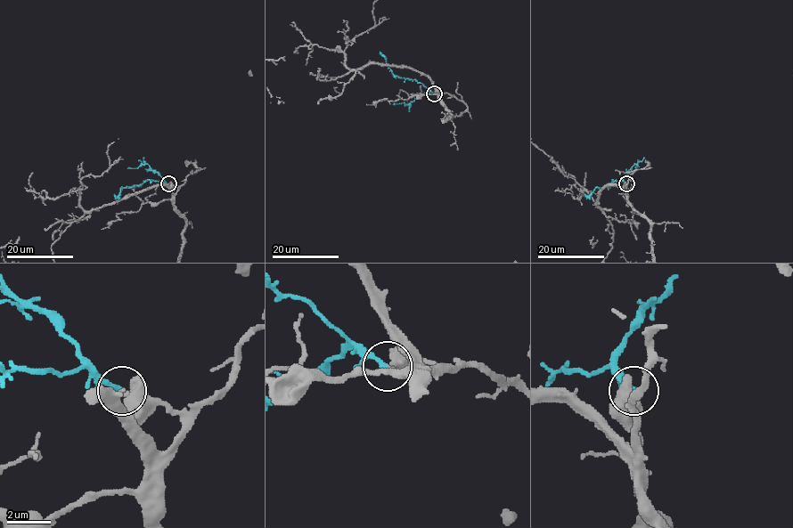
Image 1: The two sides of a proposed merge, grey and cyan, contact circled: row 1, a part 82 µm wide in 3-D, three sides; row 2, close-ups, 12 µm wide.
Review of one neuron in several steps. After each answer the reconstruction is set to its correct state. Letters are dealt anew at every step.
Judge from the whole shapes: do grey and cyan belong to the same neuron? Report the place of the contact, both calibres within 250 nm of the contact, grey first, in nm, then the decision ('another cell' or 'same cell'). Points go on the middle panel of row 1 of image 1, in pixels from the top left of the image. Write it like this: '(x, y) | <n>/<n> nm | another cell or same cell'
(434, 93) | 400/200 nm | same cell

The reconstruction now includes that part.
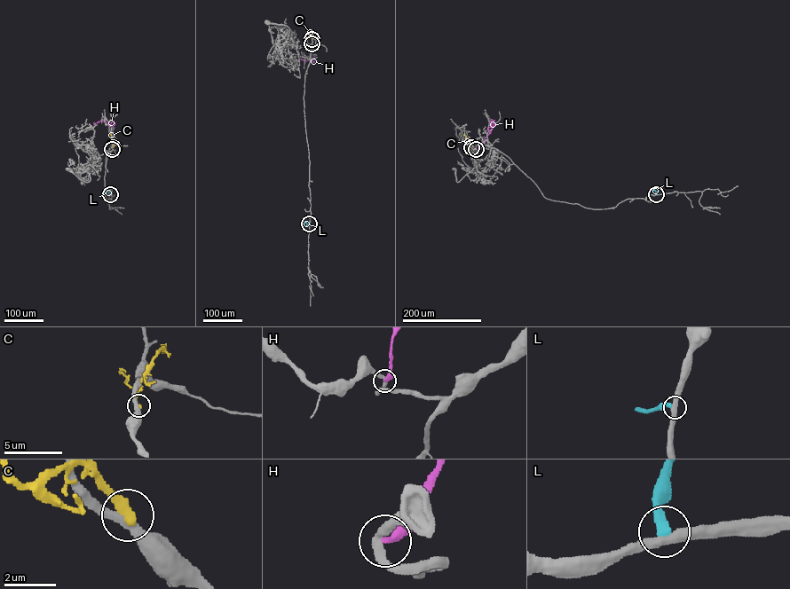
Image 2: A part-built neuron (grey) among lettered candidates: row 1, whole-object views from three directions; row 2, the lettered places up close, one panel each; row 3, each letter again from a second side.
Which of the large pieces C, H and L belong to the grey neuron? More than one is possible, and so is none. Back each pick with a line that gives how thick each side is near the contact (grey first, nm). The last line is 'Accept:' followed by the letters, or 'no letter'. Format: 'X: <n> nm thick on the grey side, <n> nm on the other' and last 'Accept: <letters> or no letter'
Accept: no letter

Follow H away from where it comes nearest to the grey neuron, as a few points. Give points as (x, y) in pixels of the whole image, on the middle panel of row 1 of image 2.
H: (312, 43), (313, 48), (310, 58), (312, 58), (296, 62), (292, 58)

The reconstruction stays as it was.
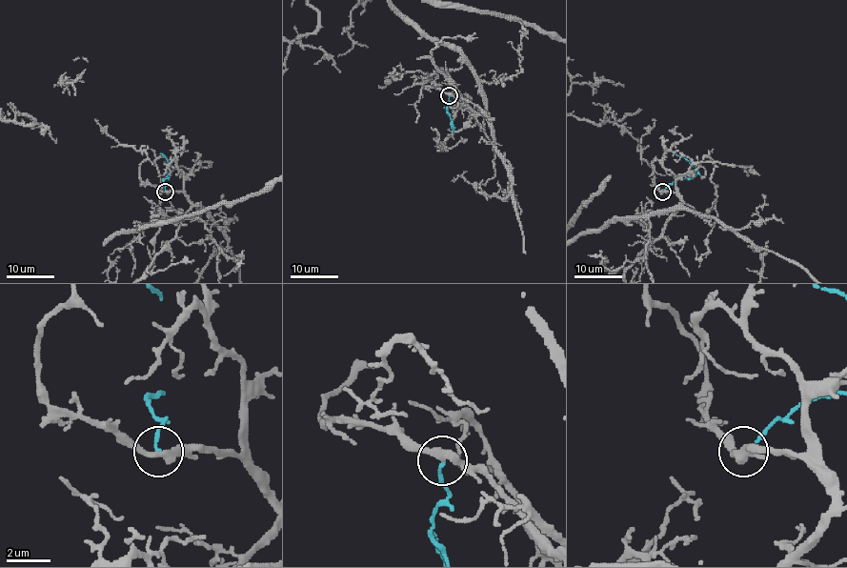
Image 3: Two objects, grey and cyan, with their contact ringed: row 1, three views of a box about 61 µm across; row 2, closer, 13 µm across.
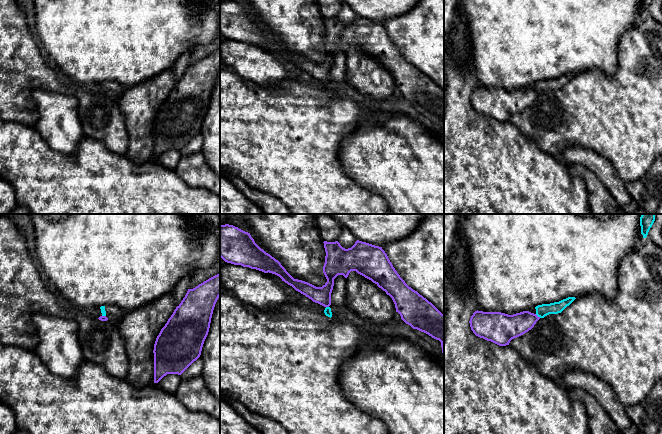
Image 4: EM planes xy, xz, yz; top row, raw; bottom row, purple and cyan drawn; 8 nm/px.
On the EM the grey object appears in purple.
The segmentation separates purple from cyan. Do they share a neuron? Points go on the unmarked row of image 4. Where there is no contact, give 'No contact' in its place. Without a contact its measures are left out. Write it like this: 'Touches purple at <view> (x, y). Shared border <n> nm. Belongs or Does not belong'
Touches purple at yz (537, 92). Shared border 50 nm. Does not belong

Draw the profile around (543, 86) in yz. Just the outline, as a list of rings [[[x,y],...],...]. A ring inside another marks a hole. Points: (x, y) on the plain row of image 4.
[[[568,73],[559,78],[554,78],[550,80],[542,80],[535,83],[536,91],[540,94],[544,94],[549,90],[561,89],[567,82],[569,82],[576,74]]]

